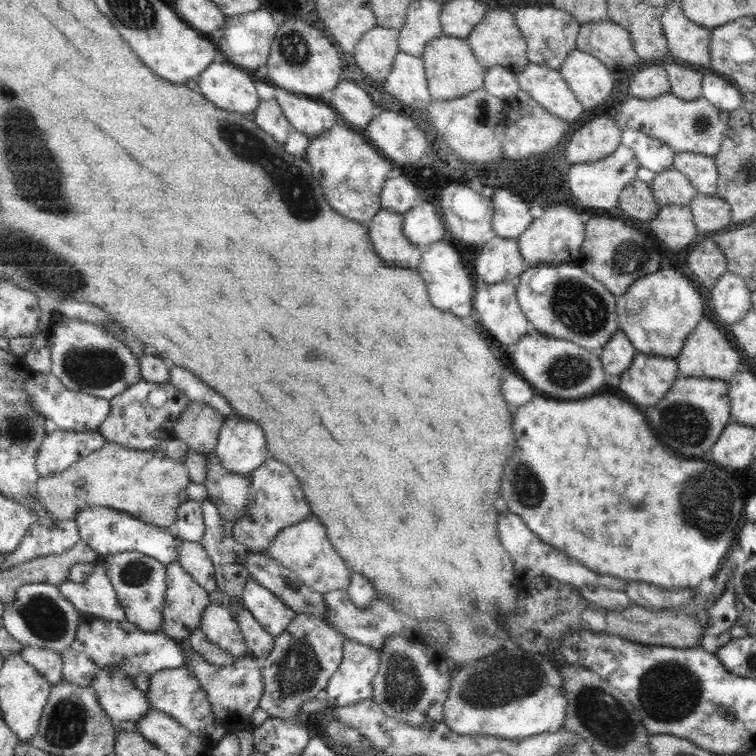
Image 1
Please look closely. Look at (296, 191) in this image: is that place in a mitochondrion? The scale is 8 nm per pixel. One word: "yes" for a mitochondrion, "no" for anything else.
yes

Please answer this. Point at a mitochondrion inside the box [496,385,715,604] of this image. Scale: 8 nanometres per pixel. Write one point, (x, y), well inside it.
(696, 426)

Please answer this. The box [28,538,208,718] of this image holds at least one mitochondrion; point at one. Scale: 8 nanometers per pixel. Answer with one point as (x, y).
(137, 573)

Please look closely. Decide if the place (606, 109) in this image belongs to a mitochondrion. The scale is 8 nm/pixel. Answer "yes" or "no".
no

